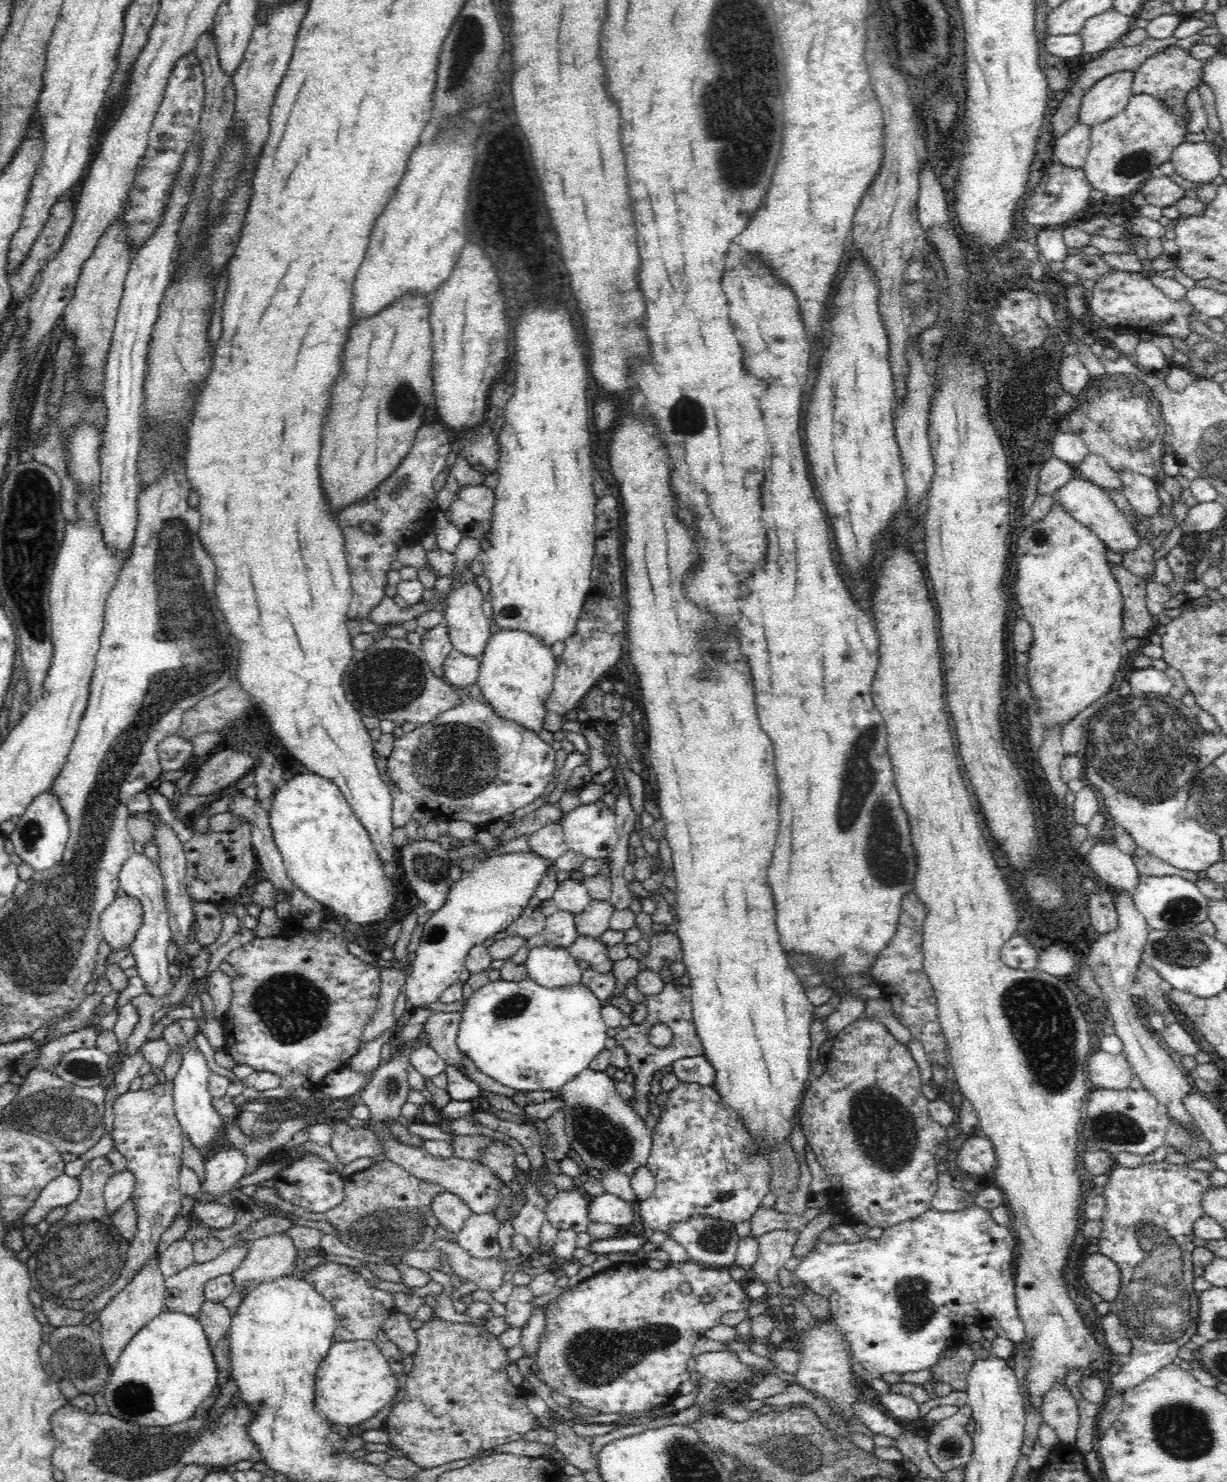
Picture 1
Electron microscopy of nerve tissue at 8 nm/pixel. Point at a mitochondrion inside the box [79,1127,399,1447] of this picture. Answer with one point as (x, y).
(134, 1399)

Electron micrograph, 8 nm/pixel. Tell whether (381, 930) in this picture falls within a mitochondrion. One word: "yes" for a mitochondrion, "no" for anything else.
no

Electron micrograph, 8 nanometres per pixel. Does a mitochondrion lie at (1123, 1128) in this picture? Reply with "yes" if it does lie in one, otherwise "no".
yes

